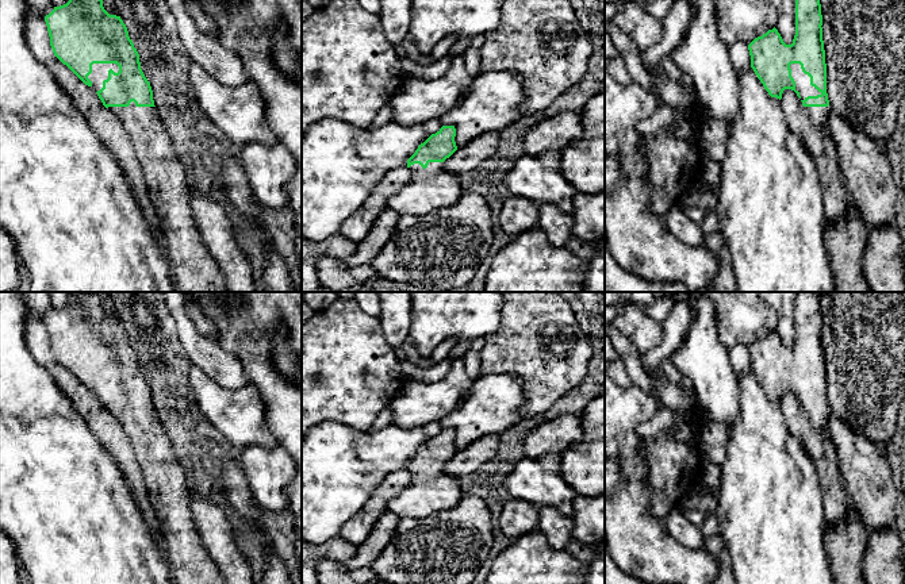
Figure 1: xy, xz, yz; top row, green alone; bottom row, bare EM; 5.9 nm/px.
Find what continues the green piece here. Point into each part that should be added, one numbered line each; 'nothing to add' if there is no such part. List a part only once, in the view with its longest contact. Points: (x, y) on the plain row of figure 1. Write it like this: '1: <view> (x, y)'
1: yz (802, 384)

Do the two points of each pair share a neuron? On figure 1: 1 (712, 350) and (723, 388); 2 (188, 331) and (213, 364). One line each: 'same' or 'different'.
1: same
2: same

